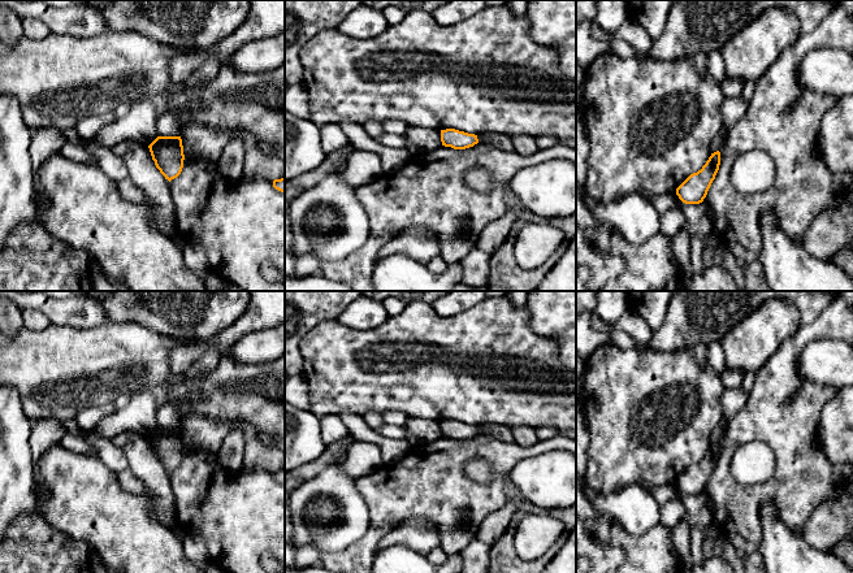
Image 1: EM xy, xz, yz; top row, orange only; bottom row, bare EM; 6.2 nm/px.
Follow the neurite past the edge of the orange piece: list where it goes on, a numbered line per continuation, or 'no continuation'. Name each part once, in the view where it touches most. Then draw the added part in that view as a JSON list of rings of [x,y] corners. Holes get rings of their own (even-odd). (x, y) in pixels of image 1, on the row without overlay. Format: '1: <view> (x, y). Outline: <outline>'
no continuation

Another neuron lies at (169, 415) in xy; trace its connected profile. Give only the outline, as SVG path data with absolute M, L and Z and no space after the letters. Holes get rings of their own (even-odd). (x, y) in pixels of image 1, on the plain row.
M182 399L179 401L168 401L163 407L157 408L156 421L159 427L179 427L181 412L189 404L190 399Z

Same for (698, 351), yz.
M697 343L692 346L690 351L697 364L701 368L703 368L707 364L706 361L707 346L702 343Z

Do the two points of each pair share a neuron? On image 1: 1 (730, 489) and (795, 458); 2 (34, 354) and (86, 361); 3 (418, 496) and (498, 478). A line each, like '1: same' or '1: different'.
1: same
2: same
3: same

